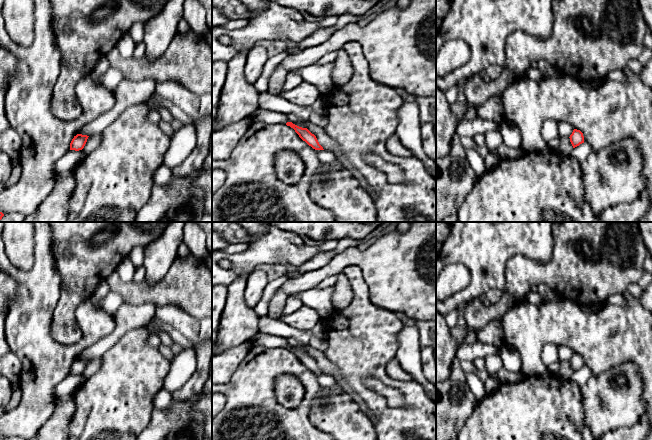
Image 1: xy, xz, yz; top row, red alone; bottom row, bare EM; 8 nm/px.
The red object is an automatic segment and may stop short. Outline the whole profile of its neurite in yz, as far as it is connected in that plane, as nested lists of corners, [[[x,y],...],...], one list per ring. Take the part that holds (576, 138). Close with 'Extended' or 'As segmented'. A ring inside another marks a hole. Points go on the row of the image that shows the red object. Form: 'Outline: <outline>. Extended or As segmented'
Outline: [[[574,129],[569,138],[573,148],[584,143],[584,136],[580,130]]]. As segmented

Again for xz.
Outline: [[[287,122],[286,125],[293,128],[295,132],[299,135],[299,137],[313,149],[324,150],[323,147],[319,144],[316,136],[312,134],[307,128],[299,127],[292,122]]]. As segmented

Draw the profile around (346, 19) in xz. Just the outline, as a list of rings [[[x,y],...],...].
[[[344,14],[344,15],[338,17],[338,21],[334,27],[336,30],[338,30],[338,29],[341,29],[352,23],[359,24],[360,20],[361,20],[361,17],[359,17],[359,16]]]

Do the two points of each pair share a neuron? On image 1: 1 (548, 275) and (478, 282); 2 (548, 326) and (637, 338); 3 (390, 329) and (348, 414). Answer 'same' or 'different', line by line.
1: different
2: same
3: different

